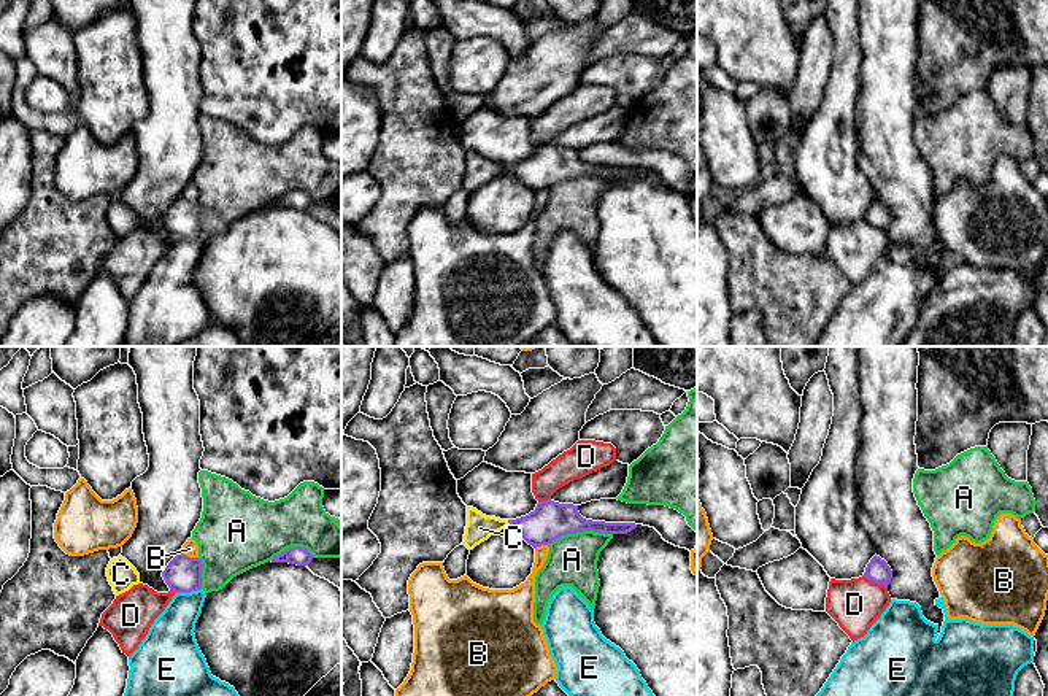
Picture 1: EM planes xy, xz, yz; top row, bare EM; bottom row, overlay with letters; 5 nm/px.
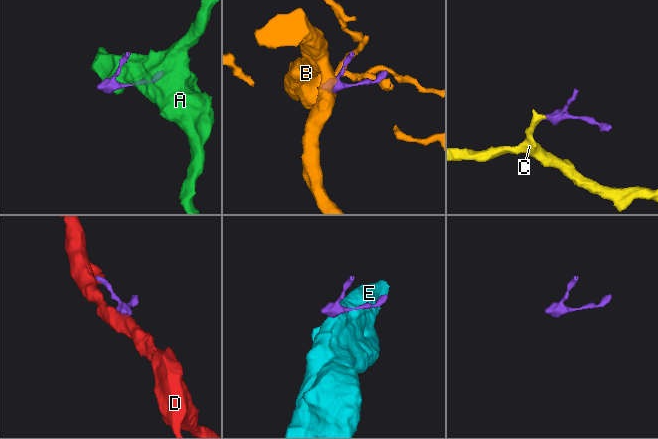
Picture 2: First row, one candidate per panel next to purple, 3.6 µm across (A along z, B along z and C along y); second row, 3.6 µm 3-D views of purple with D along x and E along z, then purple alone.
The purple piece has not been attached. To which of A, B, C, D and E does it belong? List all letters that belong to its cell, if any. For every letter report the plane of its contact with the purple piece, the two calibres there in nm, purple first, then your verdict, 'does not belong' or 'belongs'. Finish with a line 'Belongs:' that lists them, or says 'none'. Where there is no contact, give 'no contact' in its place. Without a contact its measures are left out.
A: meets purple in xz; 200 nm thick on the purple side, 260 nm on the other; does not belong
B: meets purple in xy; 190 nm thick on the purple side, 80 nm on the other; does not belong
C: meets purple in xz; 200 nm thick on the purple side, 140 nm on the other; belongs
D: meets purple in yz; 120 nm thick on the purple side, 260 nm on the other; does not belong
E: meets purple in xy; 190 nm thick on the purple side, 240 nm on the other; does not belong
Belongs: C

